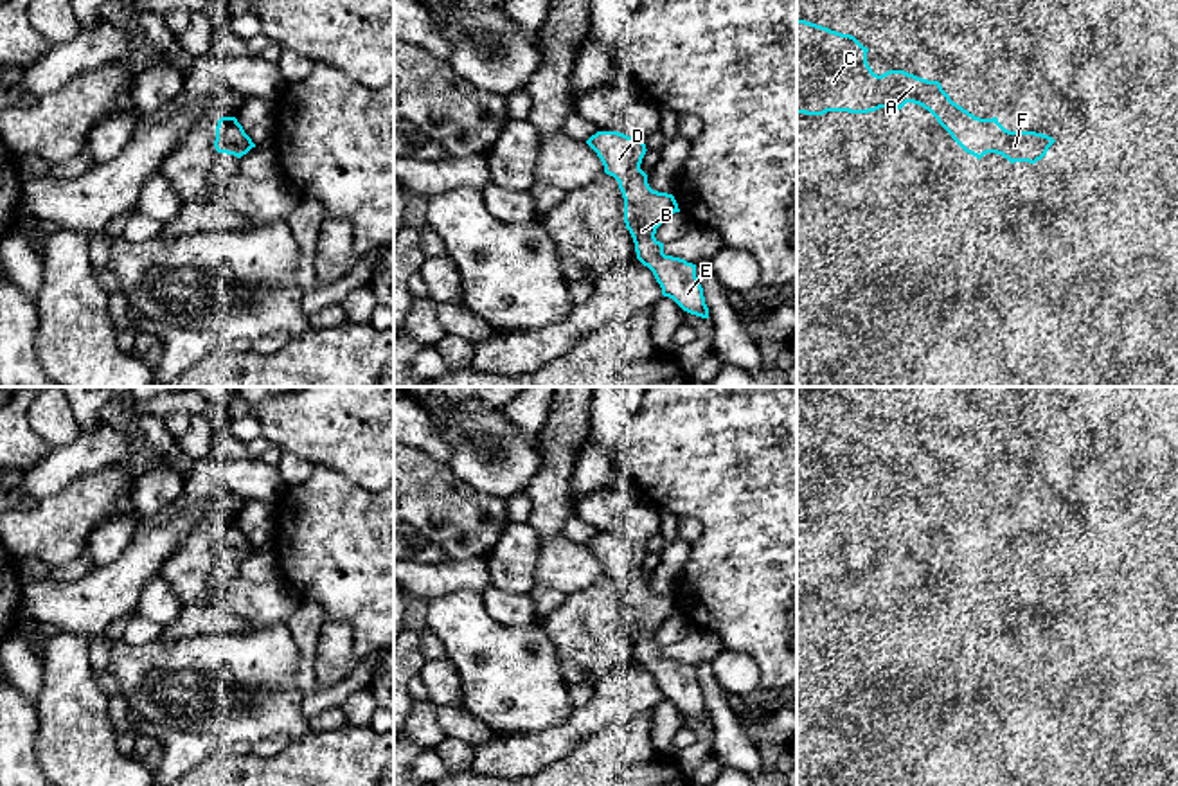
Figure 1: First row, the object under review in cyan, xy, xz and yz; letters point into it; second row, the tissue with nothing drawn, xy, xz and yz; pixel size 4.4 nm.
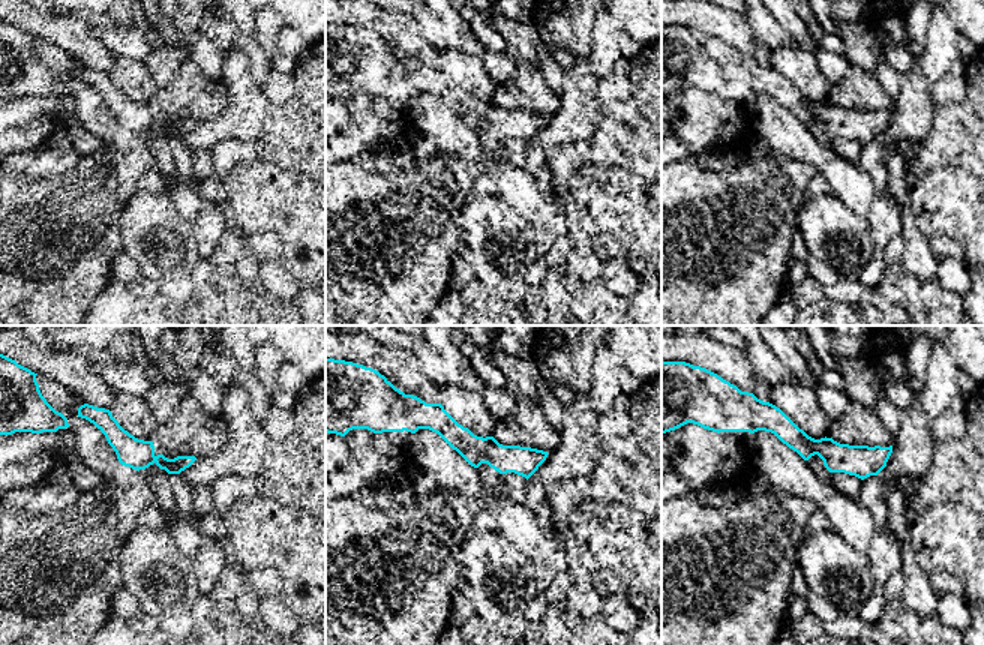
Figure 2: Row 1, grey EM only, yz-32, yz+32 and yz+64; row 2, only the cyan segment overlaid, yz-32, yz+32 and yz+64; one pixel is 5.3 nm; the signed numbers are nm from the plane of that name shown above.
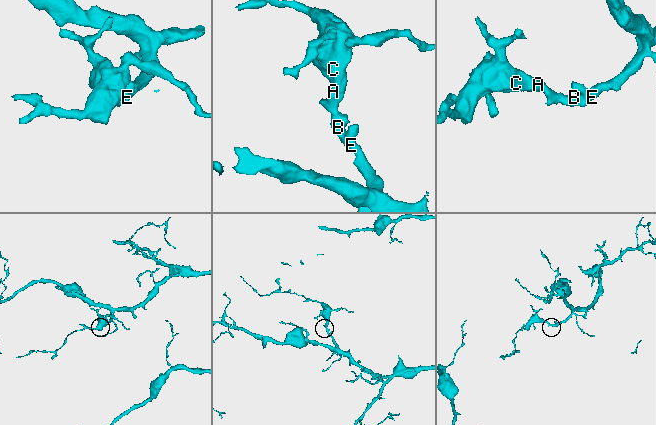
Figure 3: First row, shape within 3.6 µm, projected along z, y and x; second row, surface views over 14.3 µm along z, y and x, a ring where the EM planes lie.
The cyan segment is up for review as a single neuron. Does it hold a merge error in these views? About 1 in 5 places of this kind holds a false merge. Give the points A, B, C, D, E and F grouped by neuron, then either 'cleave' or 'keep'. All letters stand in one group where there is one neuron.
A B C D E F | keep

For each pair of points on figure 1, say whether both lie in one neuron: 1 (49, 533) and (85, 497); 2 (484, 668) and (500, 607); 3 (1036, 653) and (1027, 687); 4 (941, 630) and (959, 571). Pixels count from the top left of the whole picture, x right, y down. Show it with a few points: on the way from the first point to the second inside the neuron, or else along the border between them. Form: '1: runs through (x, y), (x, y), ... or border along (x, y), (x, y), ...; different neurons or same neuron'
1: runs through (58, 524), (76, 506); same neuron
2: border along (481, 594), (484, 608), (500, 623), (538, 623); different neurons
3: border along (1006, 632), (1036, 664); different neurons
4: border along (930, 574), (959, 585), (977, 585), (982, 580); different neurons

